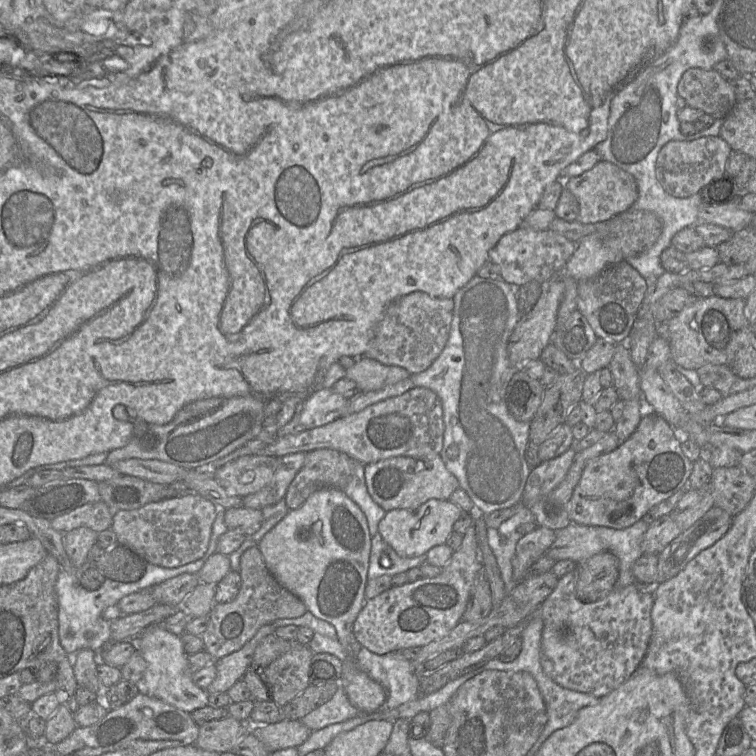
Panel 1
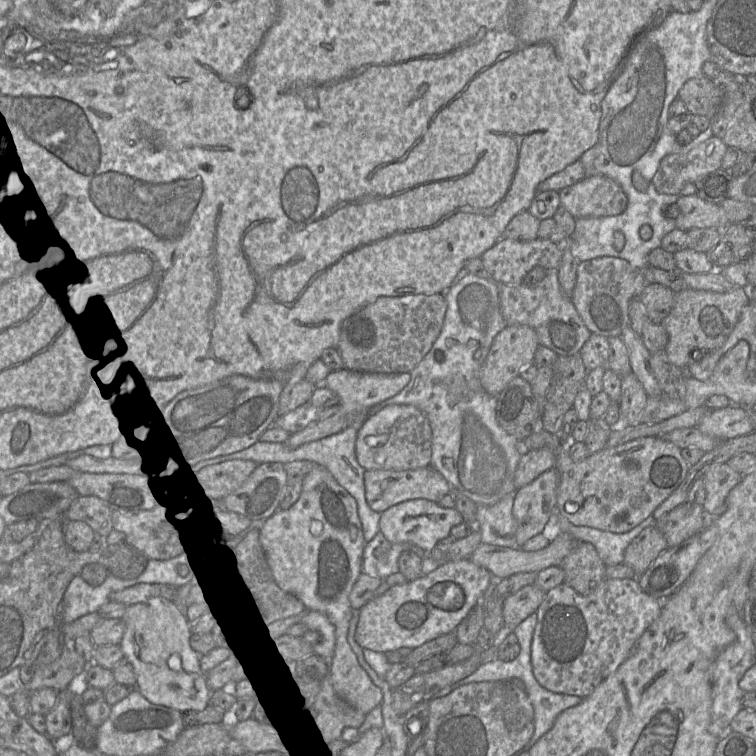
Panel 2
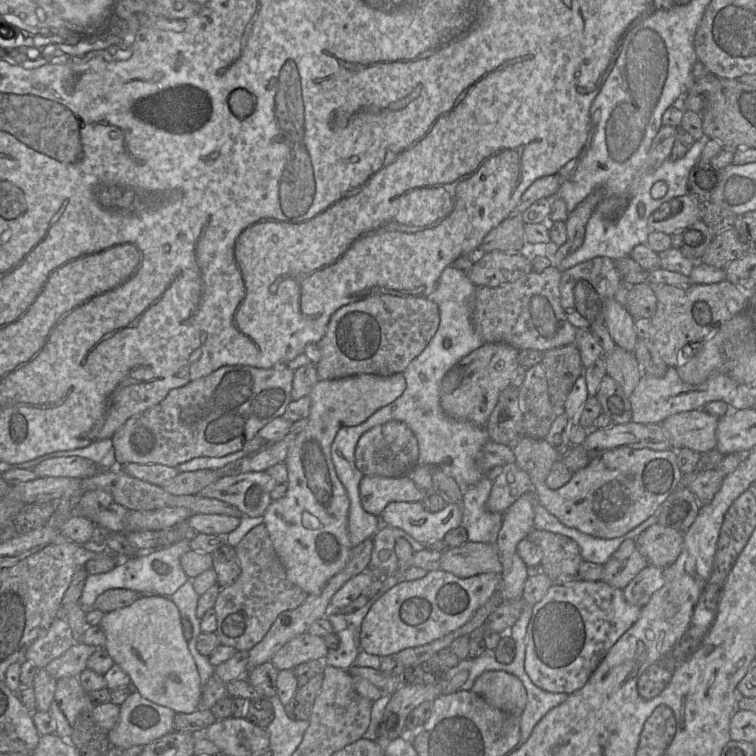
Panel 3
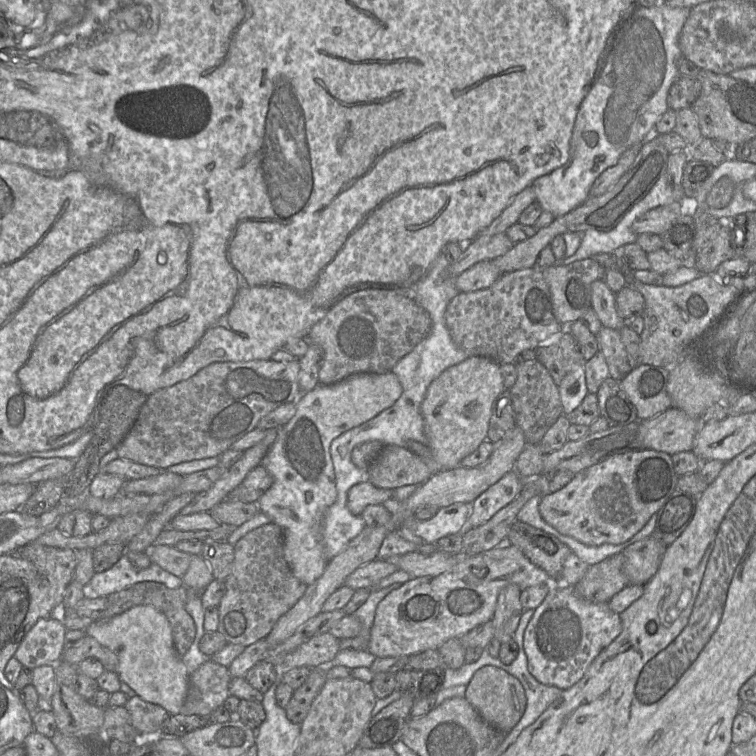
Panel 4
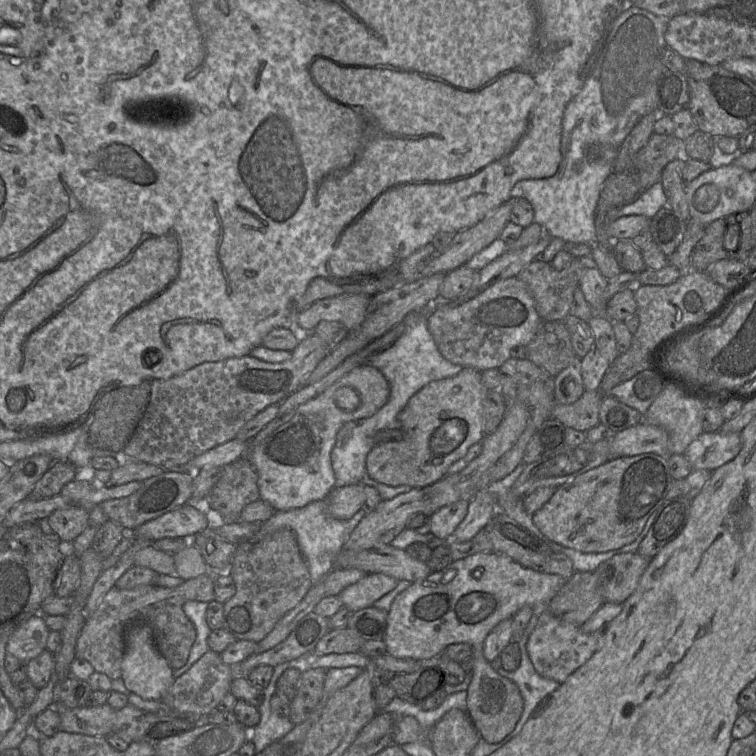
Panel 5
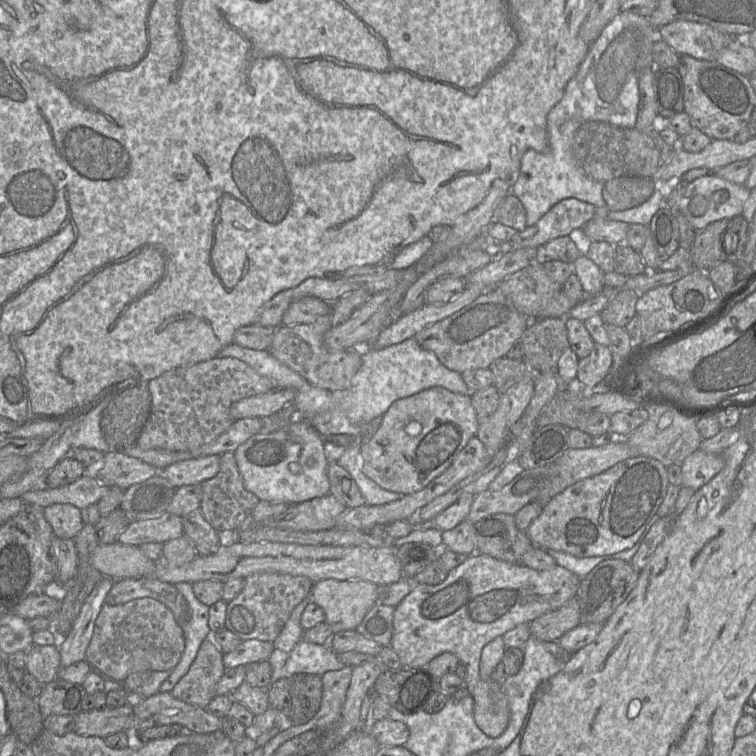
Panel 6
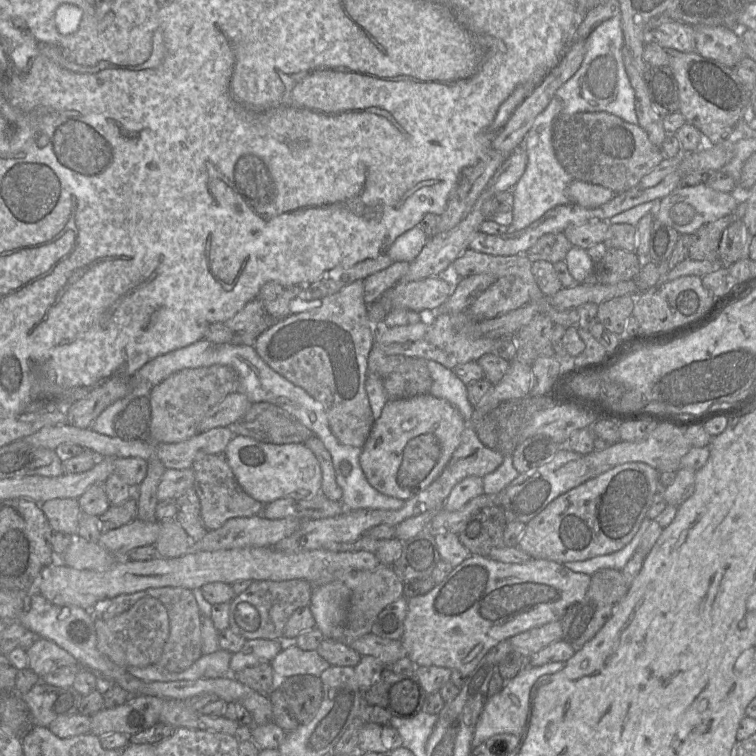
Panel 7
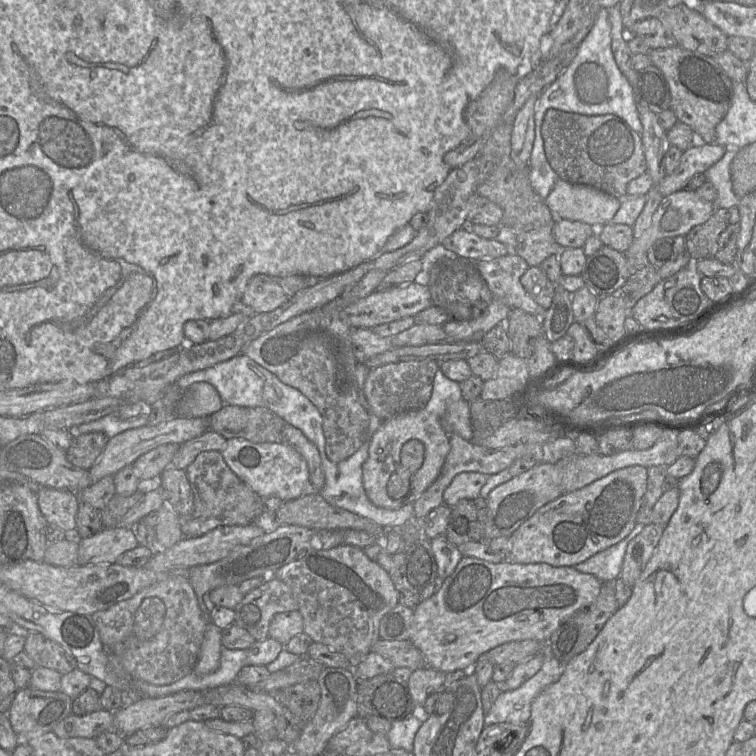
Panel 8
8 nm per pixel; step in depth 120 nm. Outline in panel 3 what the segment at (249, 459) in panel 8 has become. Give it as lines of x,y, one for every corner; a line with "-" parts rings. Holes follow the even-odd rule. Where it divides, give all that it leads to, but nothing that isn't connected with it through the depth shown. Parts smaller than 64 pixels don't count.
401,372
390,376
358,374
333,380
318,380
309,394
311,406
307,426
291,443
284,461
288,473
286,494
273,500
263,515
263,524
275,553
285,568
287,578
308,595
319,593
334,575
344,569
352,549
348,536
350,501
336,475
330,454
331,444
341,428
364,422
378,409
400,397
405,388
406,380

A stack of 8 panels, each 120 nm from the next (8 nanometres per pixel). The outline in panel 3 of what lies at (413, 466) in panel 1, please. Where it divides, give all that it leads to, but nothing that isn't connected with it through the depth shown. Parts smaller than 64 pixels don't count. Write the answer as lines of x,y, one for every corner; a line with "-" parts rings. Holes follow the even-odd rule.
407,475
399,477
363,476
359,483
363,509
380,517
383,509
392,502
420,502
427,492
419,488

